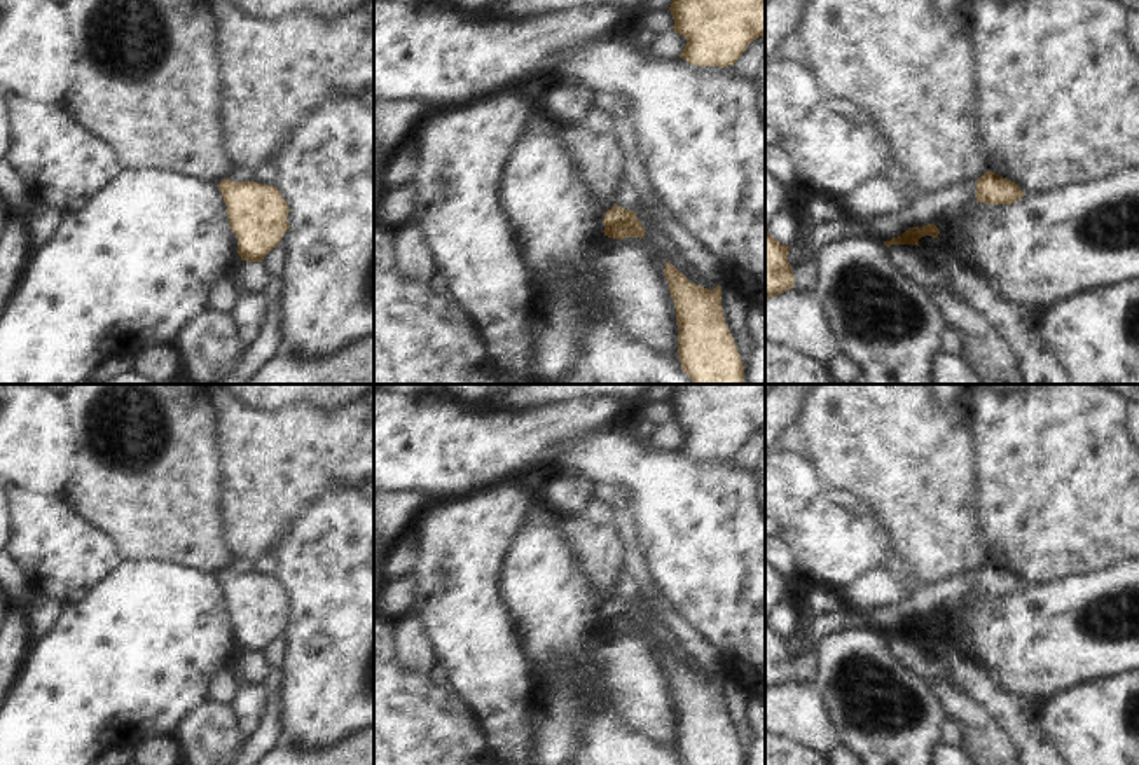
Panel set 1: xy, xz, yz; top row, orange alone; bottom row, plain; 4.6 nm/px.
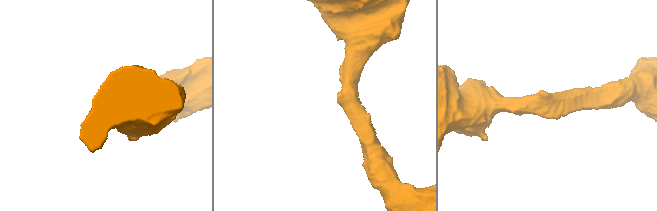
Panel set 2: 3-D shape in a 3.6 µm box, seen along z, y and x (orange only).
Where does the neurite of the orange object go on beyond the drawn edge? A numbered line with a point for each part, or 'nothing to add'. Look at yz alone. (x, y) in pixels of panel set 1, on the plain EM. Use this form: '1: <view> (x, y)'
nothing to add

